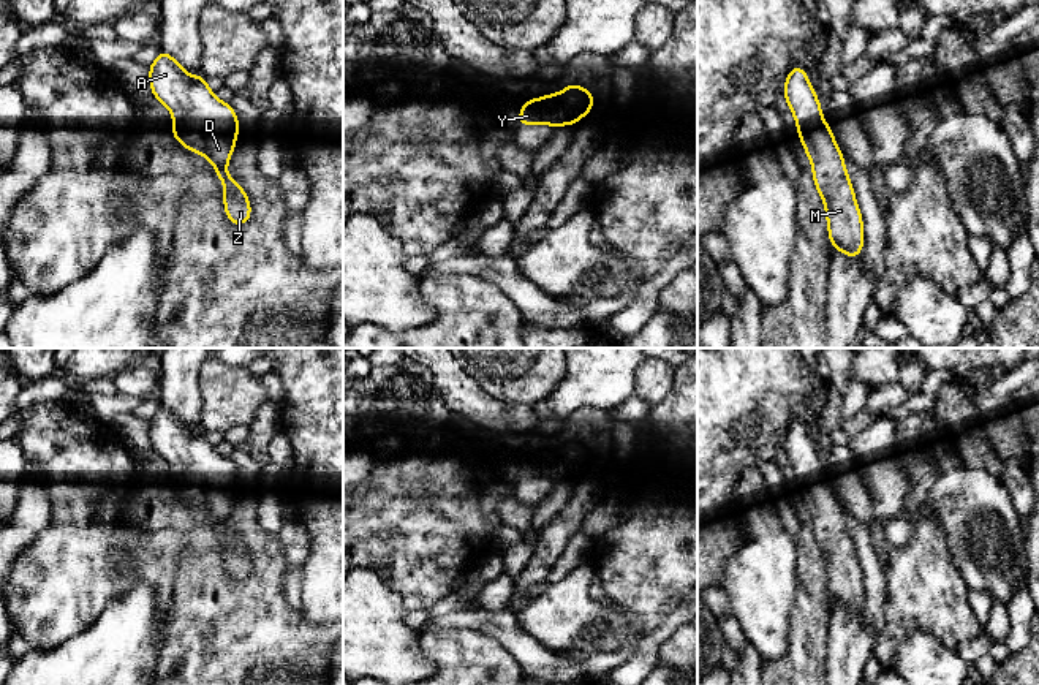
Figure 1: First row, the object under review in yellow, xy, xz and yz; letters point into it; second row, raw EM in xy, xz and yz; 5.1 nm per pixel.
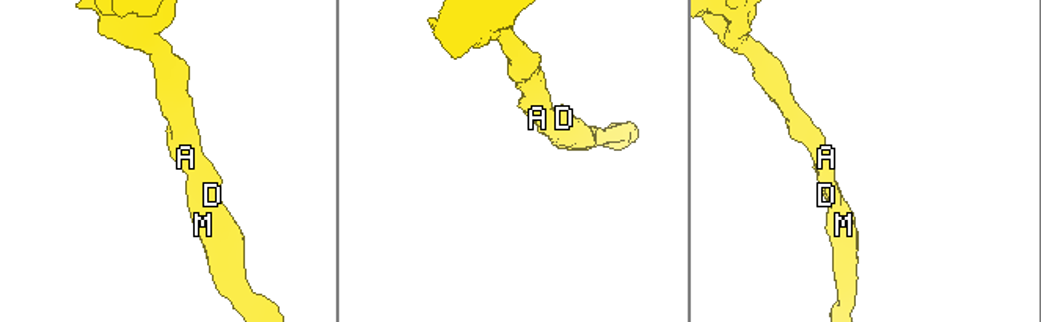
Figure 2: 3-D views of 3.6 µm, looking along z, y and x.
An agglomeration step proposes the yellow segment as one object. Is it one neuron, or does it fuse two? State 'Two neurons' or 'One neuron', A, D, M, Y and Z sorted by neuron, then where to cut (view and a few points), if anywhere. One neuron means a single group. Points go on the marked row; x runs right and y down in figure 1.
One neuron. Groups: A D M Y Z. No split

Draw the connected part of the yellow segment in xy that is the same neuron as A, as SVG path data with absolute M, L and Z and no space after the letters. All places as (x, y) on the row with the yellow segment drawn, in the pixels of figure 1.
M160 47L149 65L152 95L160 100L177 123L171 134L190 152L204 155L225 187L225 212L234 226L244 226L251 217L245 190L226 172L237 133L237 114L206 84L206 76L191 76L179 62Z

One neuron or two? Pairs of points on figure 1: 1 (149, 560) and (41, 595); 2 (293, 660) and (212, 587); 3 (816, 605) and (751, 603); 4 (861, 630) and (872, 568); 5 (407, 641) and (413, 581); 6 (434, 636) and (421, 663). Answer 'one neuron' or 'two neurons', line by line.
1: one neuron
2: one neuron
3: two neurons
4: one neuron
5: two neurons
6: two neurons

